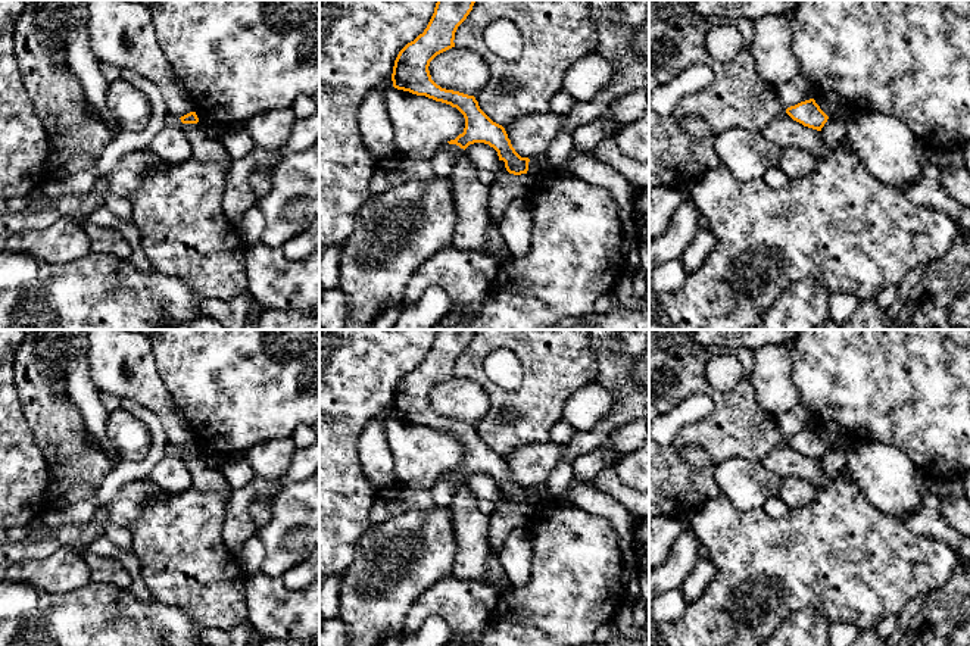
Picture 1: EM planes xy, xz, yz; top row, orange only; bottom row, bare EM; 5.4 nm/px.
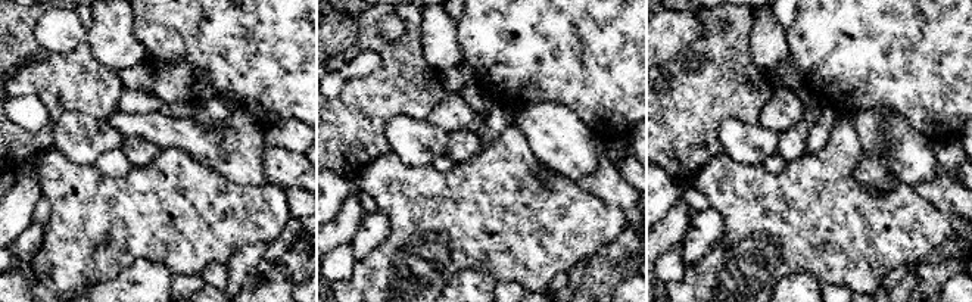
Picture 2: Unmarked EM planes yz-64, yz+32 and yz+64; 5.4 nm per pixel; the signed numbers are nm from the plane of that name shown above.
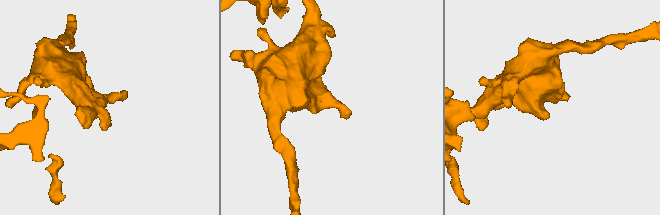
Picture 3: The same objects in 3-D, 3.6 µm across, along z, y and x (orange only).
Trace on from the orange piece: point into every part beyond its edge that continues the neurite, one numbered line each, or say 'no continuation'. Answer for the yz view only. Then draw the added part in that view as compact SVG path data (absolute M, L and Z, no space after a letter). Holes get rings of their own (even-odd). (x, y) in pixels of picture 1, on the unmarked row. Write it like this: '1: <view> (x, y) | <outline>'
no continuation

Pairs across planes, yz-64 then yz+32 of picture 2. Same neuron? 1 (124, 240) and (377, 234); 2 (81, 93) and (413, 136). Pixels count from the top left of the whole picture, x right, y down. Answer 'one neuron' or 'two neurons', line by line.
1: two neurons
2: two neurons

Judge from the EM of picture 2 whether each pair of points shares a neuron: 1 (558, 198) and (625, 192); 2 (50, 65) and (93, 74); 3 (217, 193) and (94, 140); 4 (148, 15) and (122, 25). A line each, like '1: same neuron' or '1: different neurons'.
1: different neurons
2: same neuron
3: different neurons
4: different neurons

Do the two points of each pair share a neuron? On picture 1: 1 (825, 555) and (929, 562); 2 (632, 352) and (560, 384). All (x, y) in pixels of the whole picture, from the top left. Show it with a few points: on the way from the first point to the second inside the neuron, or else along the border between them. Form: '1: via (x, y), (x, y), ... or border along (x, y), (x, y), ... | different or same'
1: via (851, 559), (903, 559) | same
2: border along (589, 345), (596, 362), (595, 381) | different

